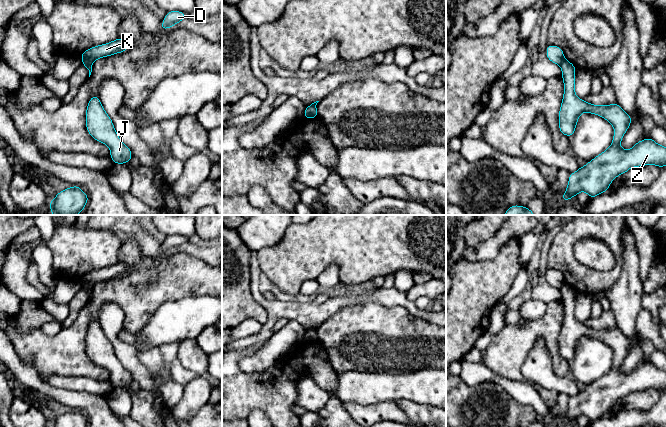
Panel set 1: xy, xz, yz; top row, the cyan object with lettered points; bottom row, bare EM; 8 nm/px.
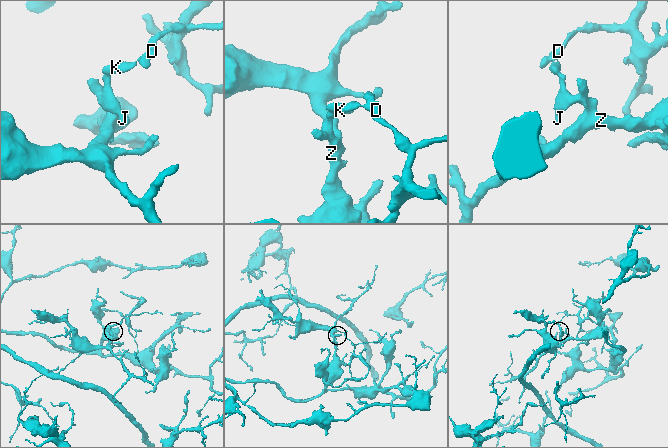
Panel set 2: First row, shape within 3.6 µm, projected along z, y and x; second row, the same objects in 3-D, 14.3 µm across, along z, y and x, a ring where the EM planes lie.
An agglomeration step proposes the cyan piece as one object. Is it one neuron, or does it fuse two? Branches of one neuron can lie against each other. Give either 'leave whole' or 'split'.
split

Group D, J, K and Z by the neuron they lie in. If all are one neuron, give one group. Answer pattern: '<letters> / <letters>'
D K / J Z

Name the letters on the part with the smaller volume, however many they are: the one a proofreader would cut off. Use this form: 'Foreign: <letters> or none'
Foreign: D, K

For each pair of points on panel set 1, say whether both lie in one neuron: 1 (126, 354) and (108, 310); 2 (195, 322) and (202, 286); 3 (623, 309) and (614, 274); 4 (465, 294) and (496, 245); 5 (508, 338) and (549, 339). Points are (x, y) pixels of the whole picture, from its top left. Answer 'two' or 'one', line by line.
1: one
2: two
3: two
4: two
5: one

